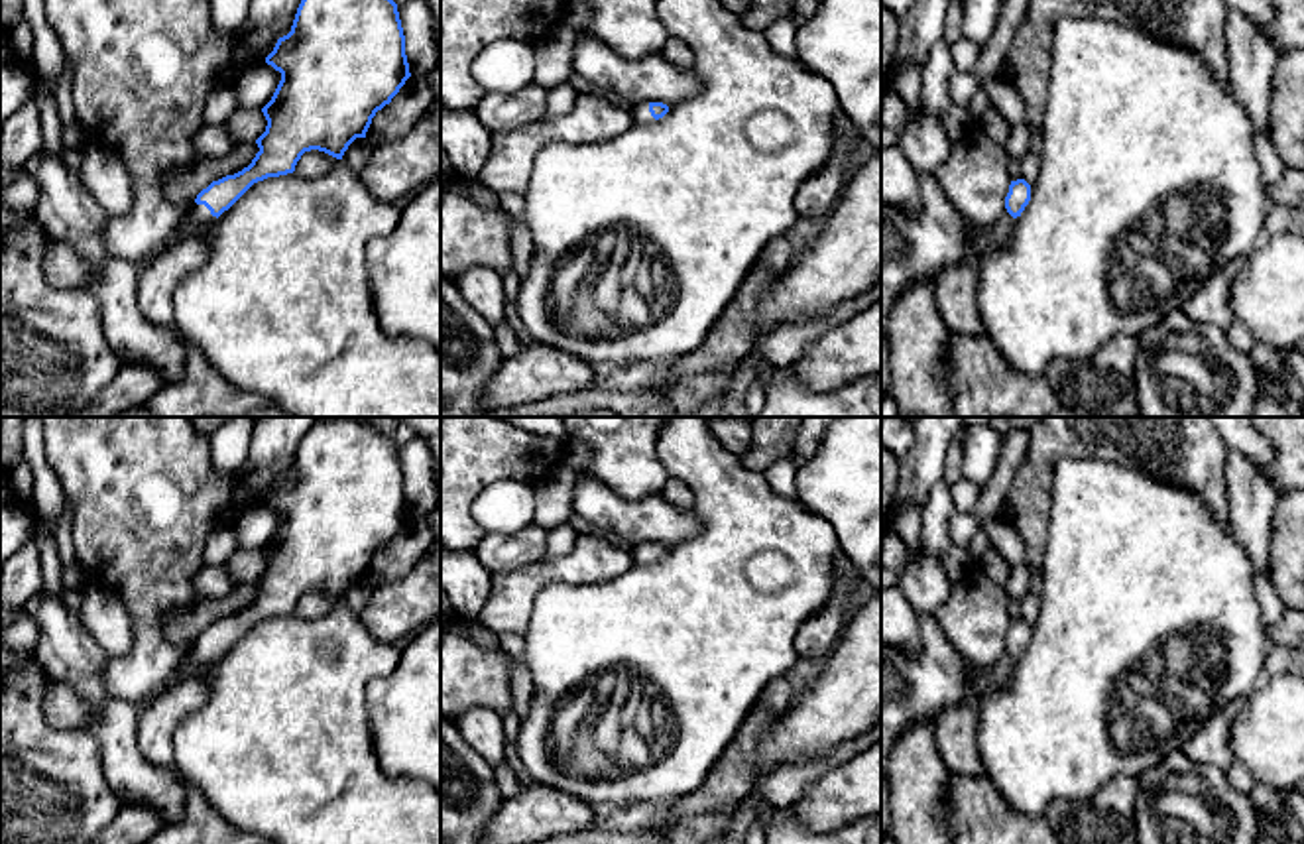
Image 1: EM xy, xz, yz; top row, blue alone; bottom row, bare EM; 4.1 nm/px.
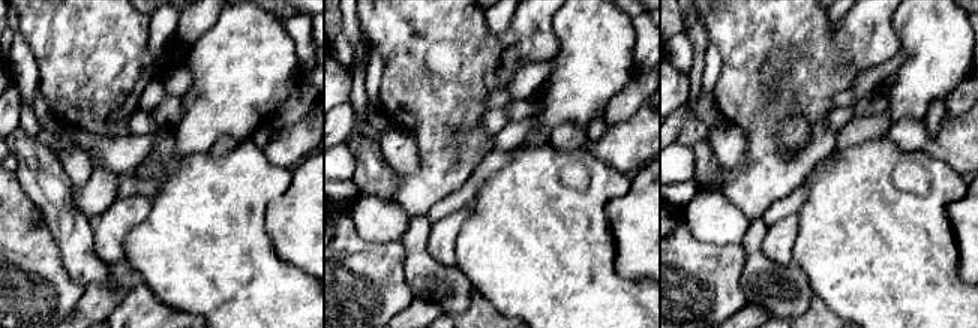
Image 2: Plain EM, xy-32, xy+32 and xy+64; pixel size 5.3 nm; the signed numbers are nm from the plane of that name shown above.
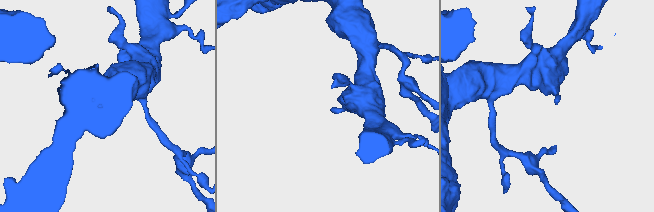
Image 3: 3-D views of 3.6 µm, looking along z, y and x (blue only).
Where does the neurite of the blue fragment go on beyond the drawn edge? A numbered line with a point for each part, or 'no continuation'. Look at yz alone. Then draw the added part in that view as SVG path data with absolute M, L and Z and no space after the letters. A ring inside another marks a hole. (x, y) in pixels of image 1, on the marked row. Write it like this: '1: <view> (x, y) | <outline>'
no continuation

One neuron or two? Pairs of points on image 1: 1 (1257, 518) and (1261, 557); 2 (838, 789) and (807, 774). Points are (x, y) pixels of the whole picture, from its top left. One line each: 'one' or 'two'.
1: one
2: two

